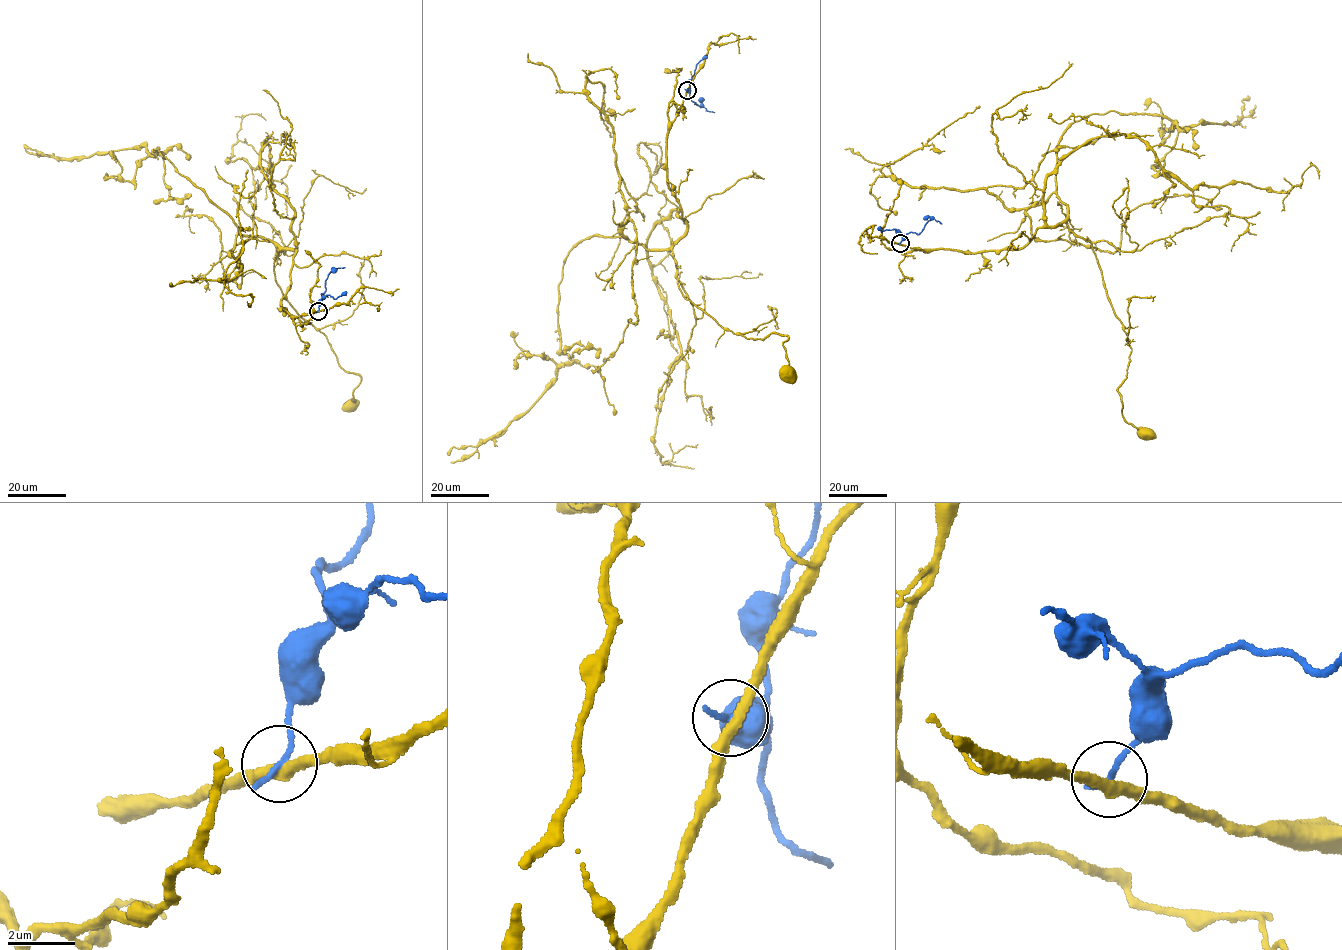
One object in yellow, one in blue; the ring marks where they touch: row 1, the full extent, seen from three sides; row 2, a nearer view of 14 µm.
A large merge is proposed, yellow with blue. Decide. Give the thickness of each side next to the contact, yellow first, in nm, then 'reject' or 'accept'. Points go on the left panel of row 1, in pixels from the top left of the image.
360/190 nm | reject

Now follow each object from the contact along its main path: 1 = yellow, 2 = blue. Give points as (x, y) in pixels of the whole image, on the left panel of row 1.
1: (318, 310), (296, 317), (282, 307), (295, 253), (276, 248), (282, 294), (361, 377), (350, 403)
2: (318, 310), (329, 274), (335, 269), (345, 267)

